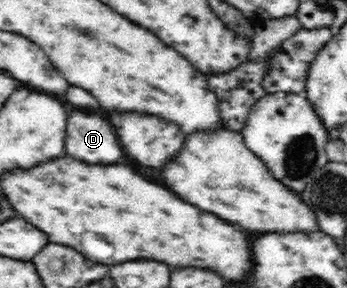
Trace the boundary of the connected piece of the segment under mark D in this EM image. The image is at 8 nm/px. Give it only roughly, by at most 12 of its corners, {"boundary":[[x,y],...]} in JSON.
{"boundary":[[72,113],[66,153],[102,165],[124,159],[110,121]]}

